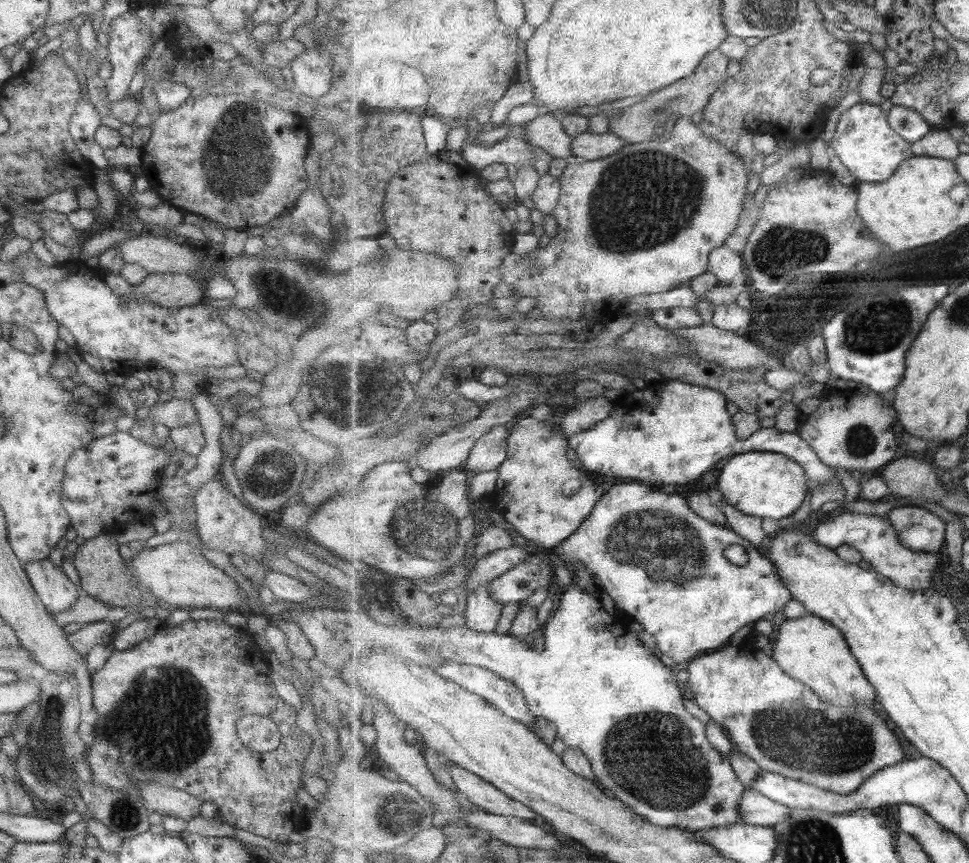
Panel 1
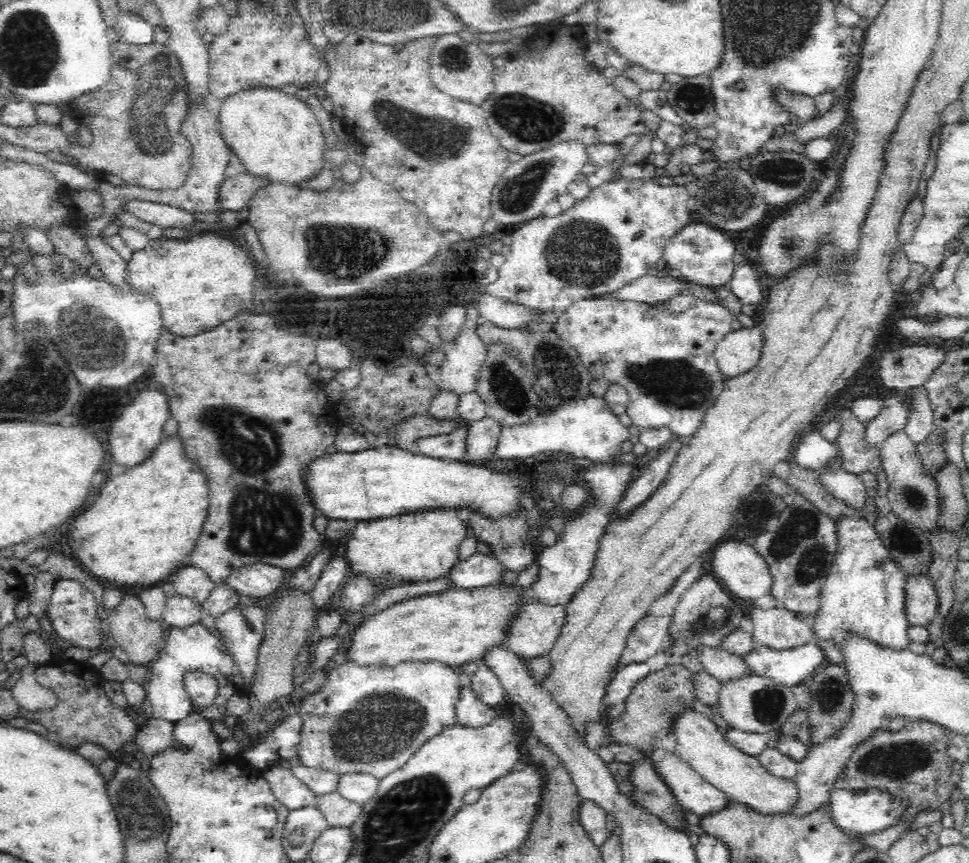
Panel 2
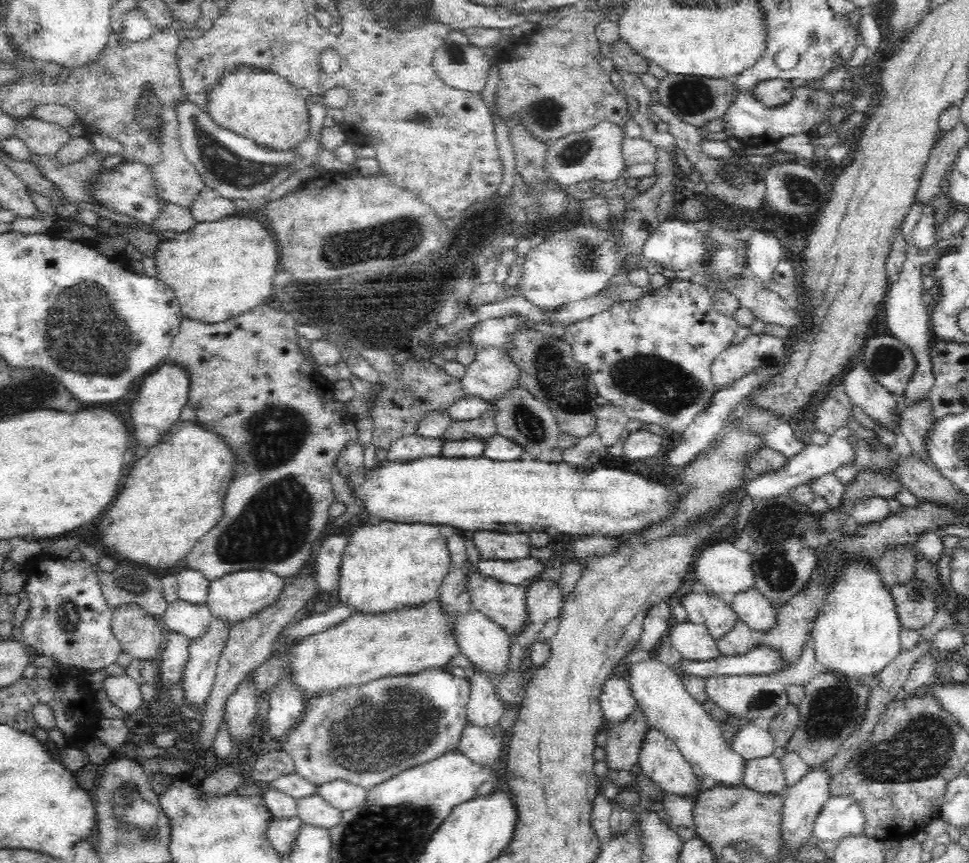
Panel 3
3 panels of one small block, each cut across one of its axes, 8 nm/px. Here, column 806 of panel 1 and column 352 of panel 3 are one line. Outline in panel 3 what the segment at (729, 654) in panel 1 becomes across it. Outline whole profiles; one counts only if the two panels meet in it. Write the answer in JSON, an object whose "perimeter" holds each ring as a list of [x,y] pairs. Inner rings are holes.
{"perimeter":[[[440,668],[413,675],[383,676],[361,685],[320,691],[305,701],[298,724],[283,739],[286,743],[283,750],[293,759],[295,772],[313,784],[346,780],[368,791],[407,768],[459,748],[467,724],[469,688],[467,678]]]}

